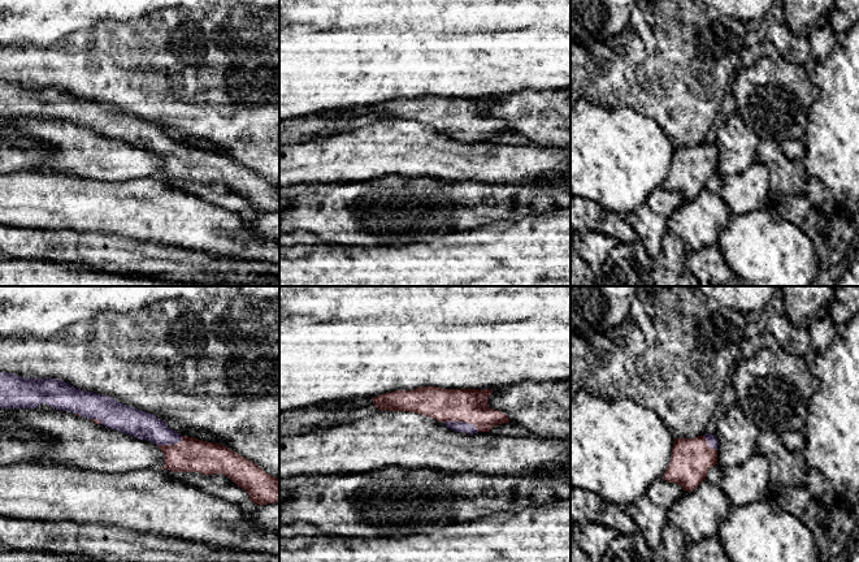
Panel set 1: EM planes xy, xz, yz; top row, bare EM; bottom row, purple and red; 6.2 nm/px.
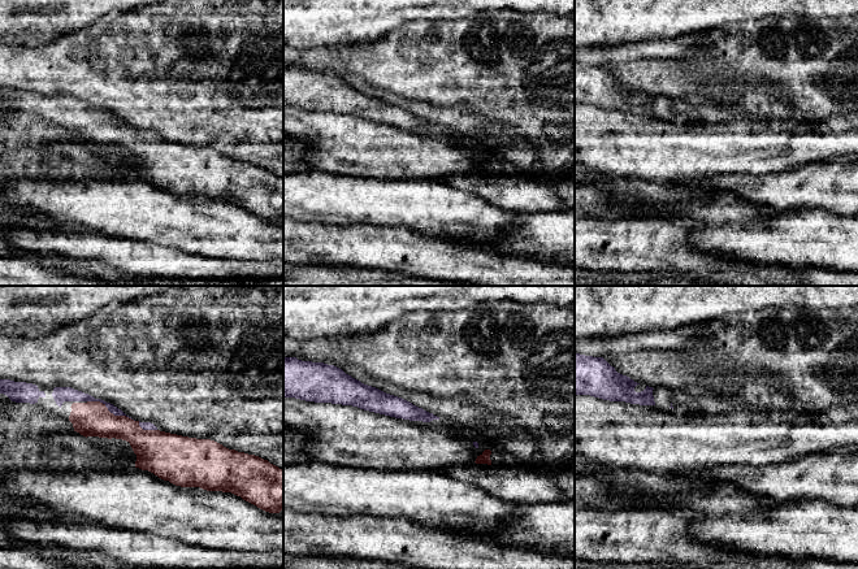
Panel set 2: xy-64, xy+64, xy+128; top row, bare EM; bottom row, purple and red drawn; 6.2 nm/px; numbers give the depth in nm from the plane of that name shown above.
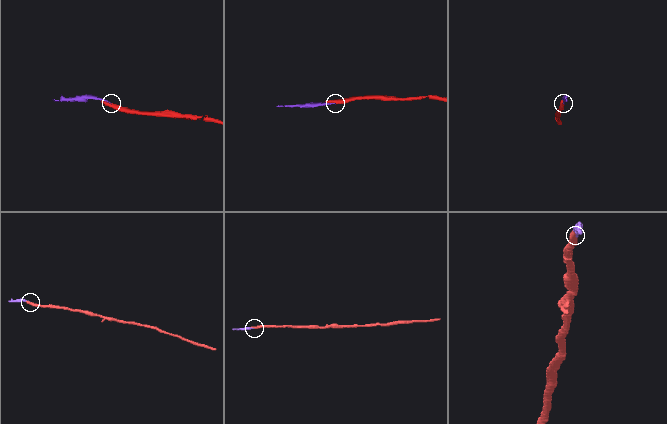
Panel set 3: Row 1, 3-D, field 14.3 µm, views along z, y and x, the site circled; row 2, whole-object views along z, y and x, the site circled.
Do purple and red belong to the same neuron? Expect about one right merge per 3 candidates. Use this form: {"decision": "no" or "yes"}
{"decision": "yes"}

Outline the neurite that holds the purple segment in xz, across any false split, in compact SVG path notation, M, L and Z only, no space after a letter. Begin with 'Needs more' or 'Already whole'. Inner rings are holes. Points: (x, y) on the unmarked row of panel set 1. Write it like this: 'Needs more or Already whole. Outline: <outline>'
Needs more. Outline: M421 95L413 99L395 99L372 105L378 118L411 120L443 130L447 137L477 142L490 140L495 134L509 131L503 120L489 116L493 98L444 98Z

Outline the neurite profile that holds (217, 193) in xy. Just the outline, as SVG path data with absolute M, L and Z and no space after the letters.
M169 178L161 181L168 186L196 195L207 203L229 211L244 213L250 209L248 202L224 182L203 183L200 181L172 181Z

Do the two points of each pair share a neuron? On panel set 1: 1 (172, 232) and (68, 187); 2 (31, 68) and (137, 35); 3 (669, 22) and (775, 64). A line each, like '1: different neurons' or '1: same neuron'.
1: same neuron
2: same neuron
3: different neurons

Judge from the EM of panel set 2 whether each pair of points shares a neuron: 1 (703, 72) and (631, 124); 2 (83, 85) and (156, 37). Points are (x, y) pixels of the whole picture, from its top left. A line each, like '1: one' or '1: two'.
1: two
2: one

